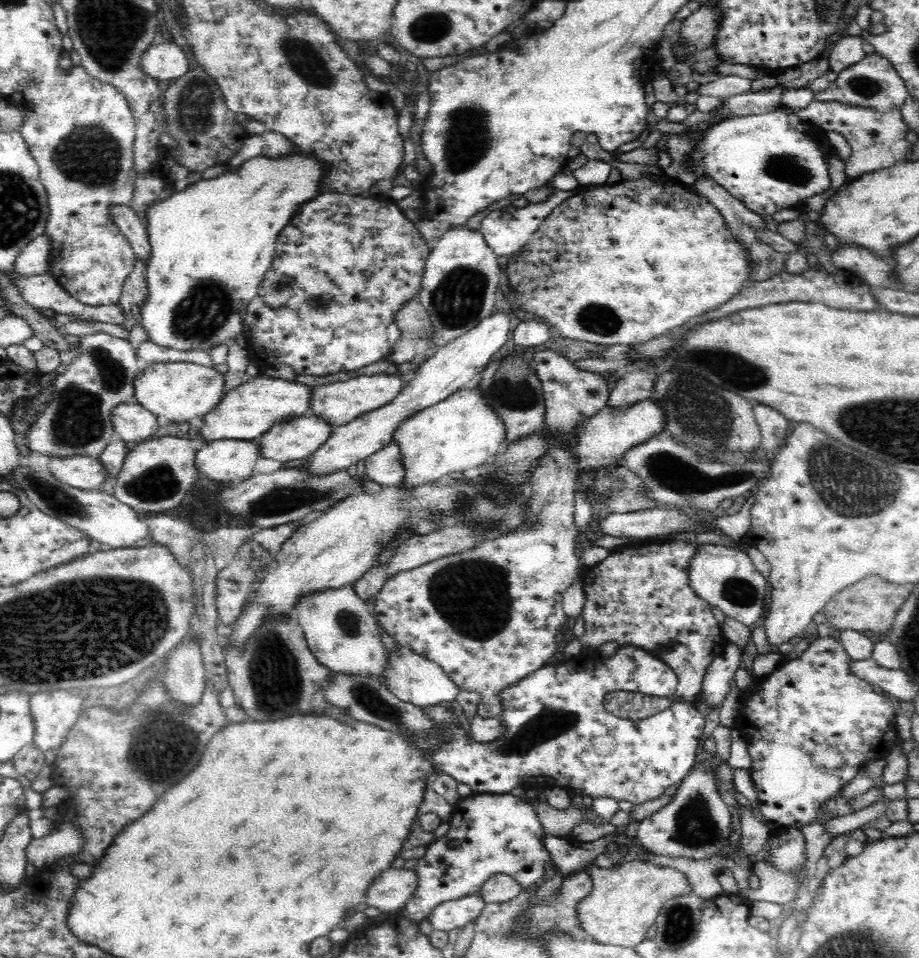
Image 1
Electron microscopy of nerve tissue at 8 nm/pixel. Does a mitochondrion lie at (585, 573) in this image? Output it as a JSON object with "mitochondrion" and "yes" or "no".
{"mitochondrion":"no"}

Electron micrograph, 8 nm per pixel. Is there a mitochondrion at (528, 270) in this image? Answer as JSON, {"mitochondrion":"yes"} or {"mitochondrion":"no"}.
{"mitochondrion":"no"}

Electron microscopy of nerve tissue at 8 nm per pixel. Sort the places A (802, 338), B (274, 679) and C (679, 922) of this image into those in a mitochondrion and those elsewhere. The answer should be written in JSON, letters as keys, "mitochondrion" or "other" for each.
{"A":"other","B":"mitochondrion","C":"mitochondrion"}

